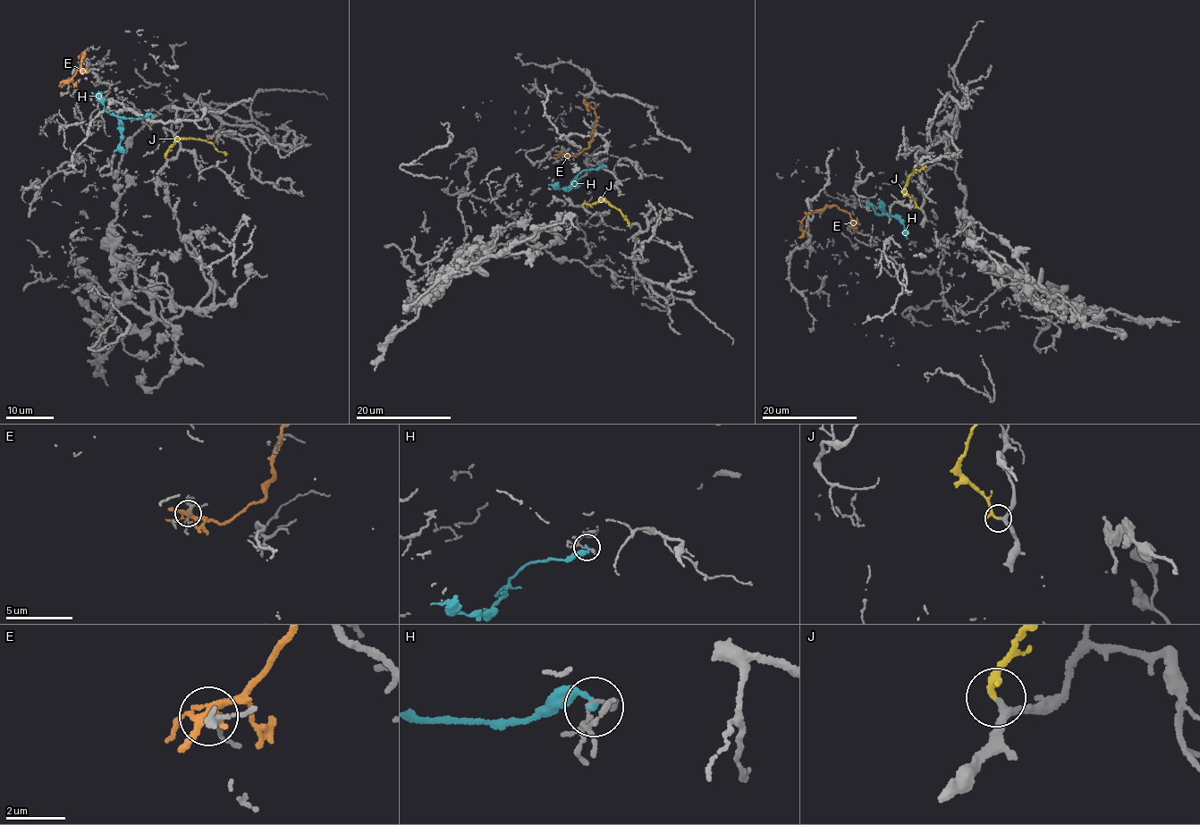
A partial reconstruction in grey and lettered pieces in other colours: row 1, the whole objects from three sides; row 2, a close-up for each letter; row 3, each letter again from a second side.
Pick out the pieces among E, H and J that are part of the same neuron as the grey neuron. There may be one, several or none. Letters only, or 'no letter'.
J

